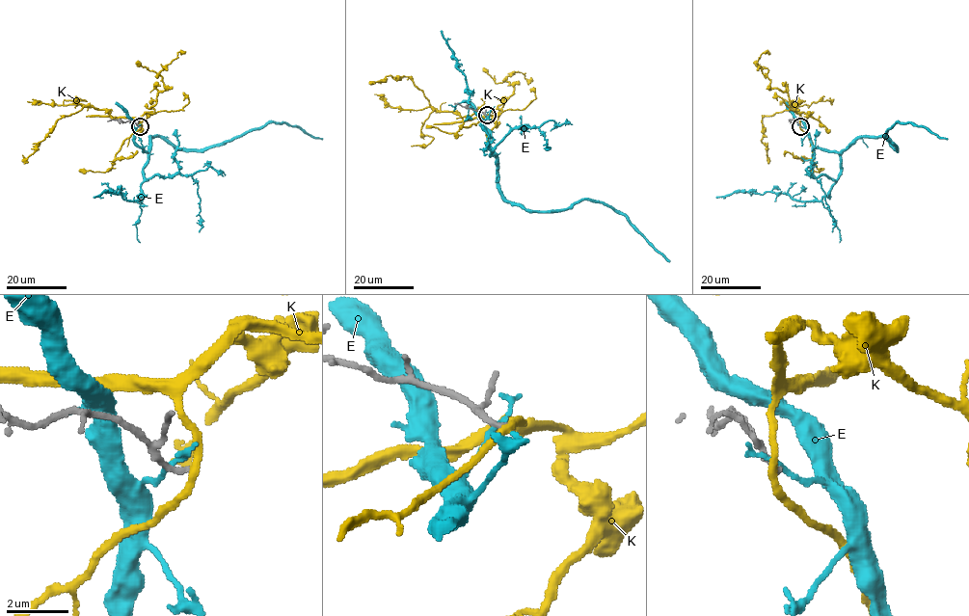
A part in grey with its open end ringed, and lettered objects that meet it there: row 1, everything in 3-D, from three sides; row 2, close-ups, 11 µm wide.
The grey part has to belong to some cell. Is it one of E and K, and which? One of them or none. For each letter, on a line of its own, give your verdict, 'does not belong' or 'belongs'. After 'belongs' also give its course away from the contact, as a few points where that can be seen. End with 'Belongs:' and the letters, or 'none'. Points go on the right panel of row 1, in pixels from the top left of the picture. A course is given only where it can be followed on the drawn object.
E: does not belong
K: does not belong
Belongs: none

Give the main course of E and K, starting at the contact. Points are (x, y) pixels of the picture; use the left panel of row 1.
E: (139, 125), (135, 142), (146, 151), (152, 137), (182, 149), (207, 149), (272, 122), (297, 125), (322, 140)
K: (140, 125), (137, 119), (113, 119), (104, 110), (83, 107), (58, 120), (32, 154), (26, 158), (22, 154)

